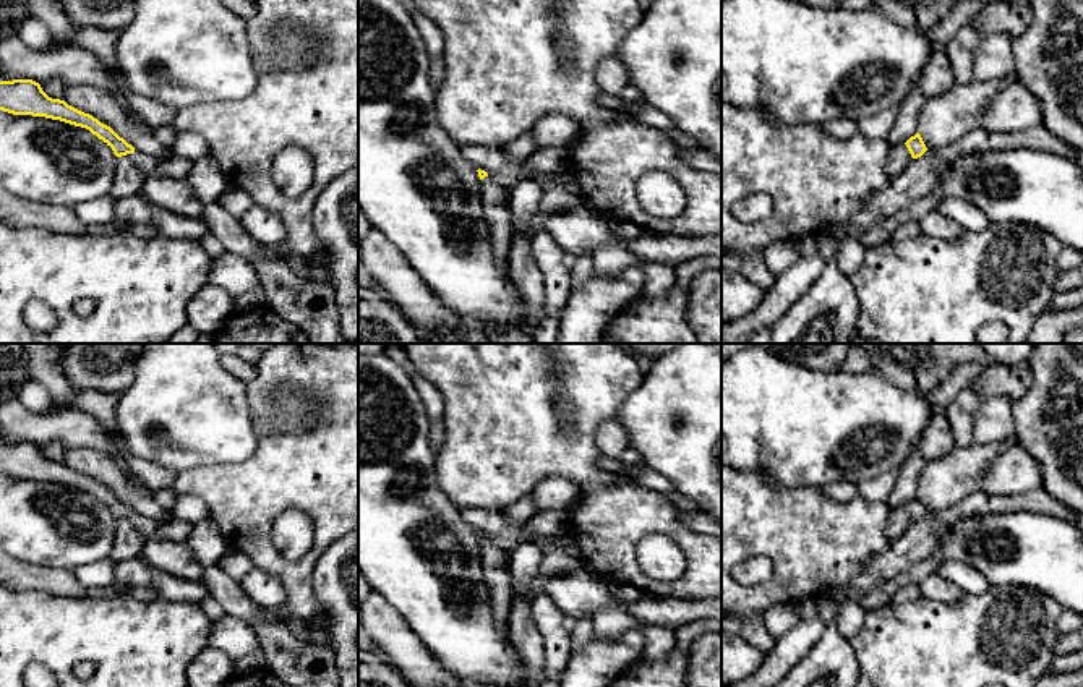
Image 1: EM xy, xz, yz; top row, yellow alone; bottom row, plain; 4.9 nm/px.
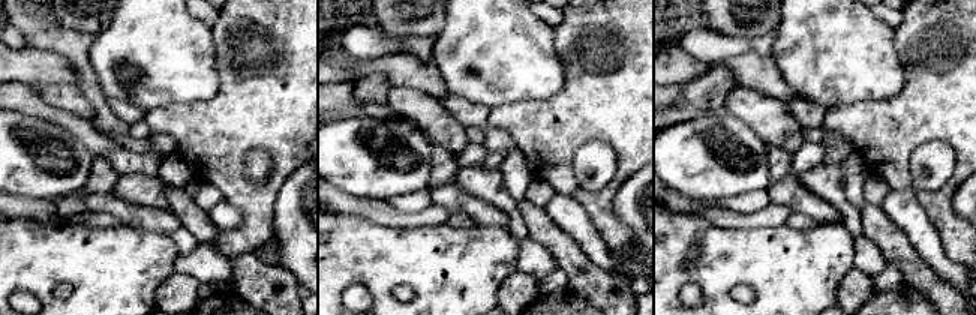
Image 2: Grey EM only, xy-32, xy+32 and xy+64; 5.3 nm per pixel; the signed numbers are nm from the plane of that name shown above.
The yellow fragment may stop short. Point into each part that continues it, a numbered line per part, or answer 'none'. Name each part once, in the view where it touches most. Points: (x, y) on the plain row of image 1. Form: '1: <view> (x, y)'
1: yz (898, 520)

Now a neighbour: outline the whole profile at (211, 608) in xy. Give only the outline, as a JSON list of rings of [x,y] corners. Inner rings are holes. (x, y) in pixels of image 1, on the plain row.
[[[208,590],[208,596],[206,600],[201,603],[201,609],[203,612],[208,616],[209,622],[212,625],[216,625],[224,616],[225,611],[224,608],[219,604],[219,601],[211,595],[211,591]]]

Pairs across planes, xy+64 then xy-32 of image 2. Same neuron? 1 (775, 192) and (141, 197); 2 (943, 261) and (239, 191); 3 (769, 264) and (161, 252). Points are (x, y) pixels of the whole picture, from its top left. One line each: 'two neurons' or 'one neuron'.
1: two neurons
2: two neurons
3: one neuron

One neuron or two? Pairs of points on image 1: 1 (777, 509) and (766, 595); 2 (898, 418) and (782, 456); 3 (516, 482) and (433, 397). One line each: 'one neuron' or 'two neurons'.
1: one neuron
2: one neuron
3: two neurons

